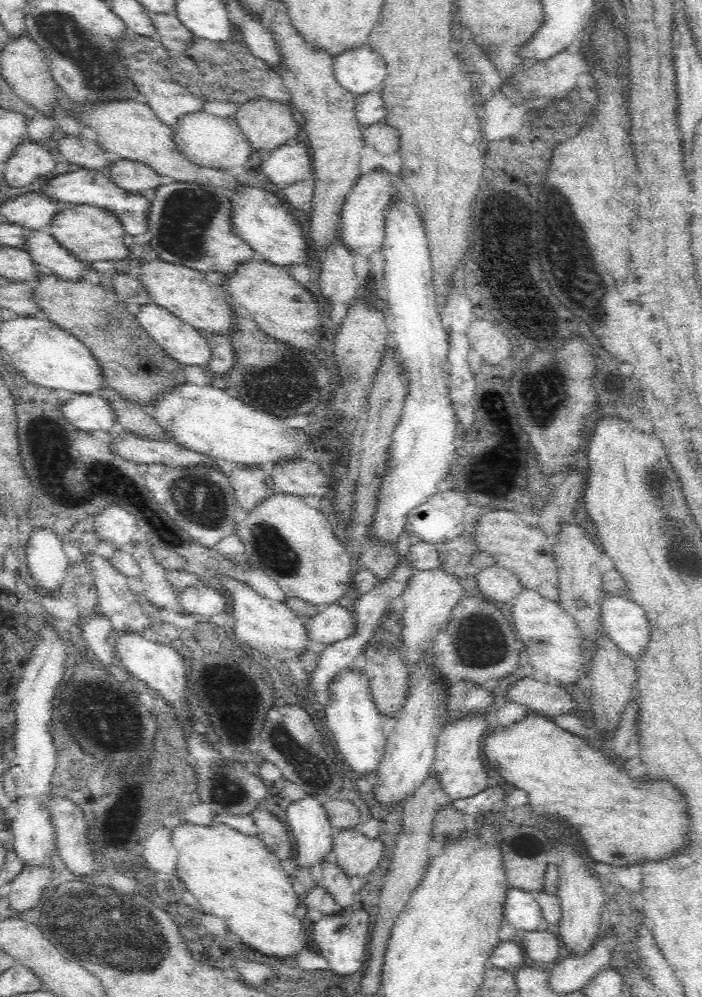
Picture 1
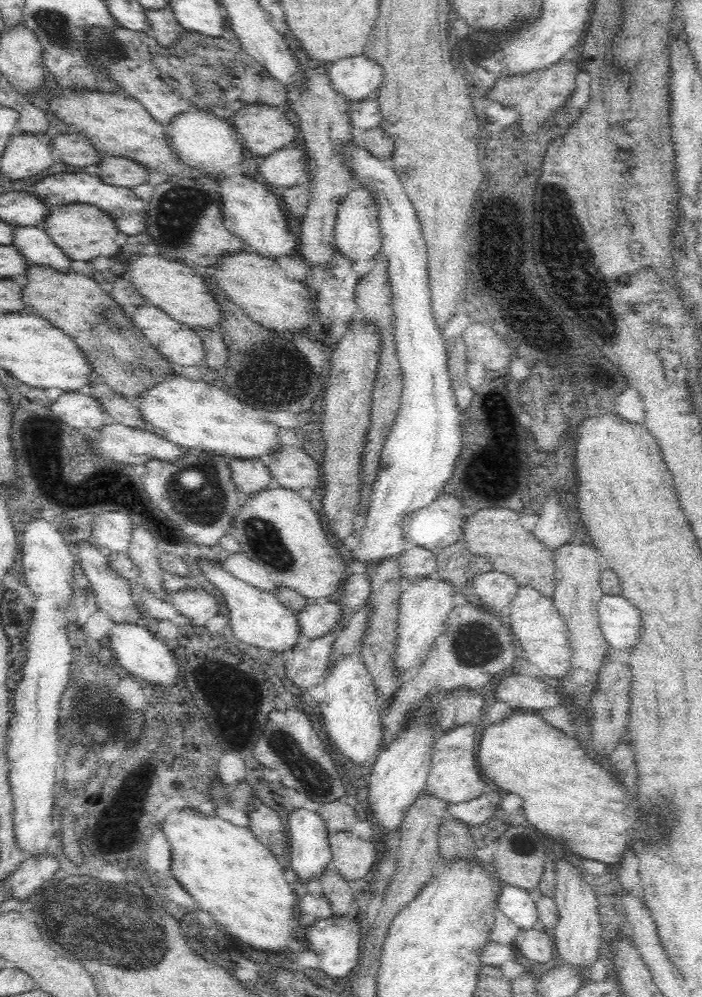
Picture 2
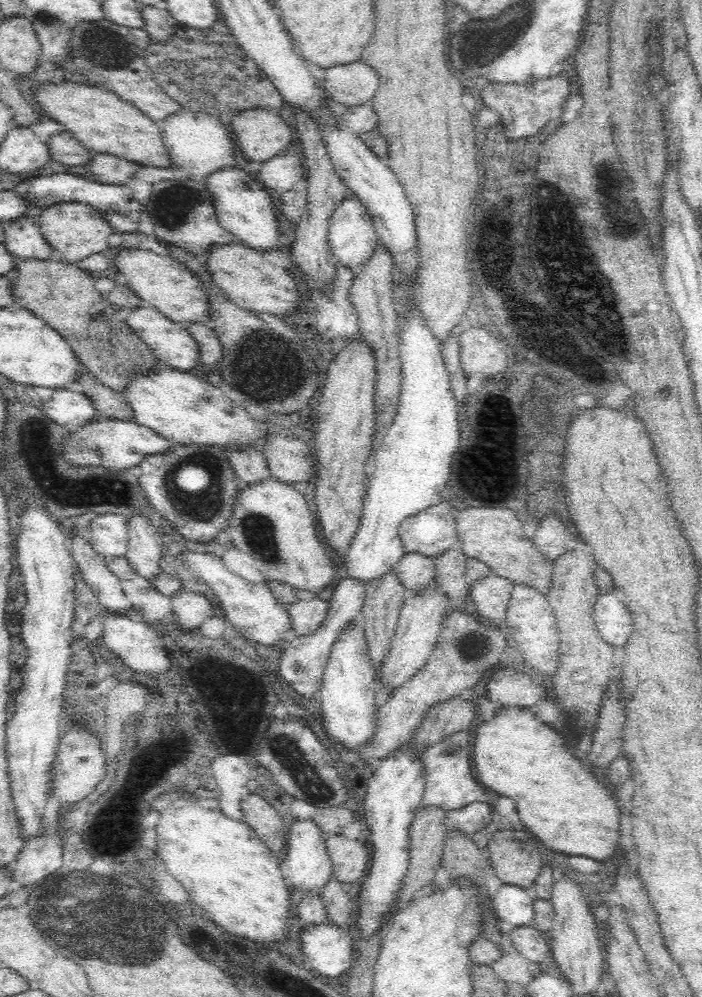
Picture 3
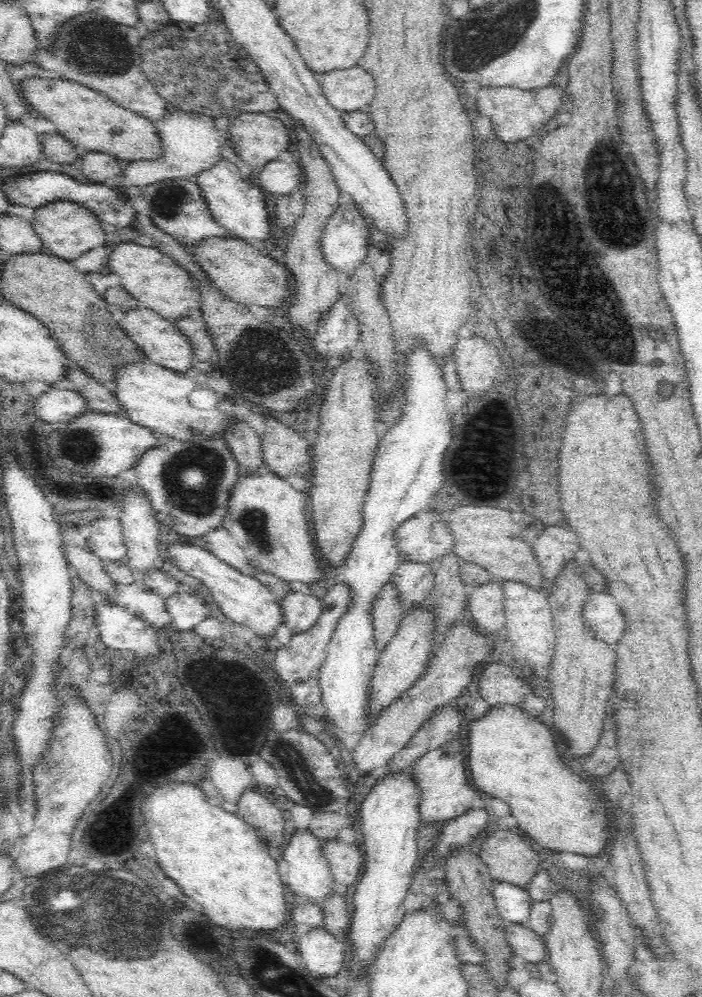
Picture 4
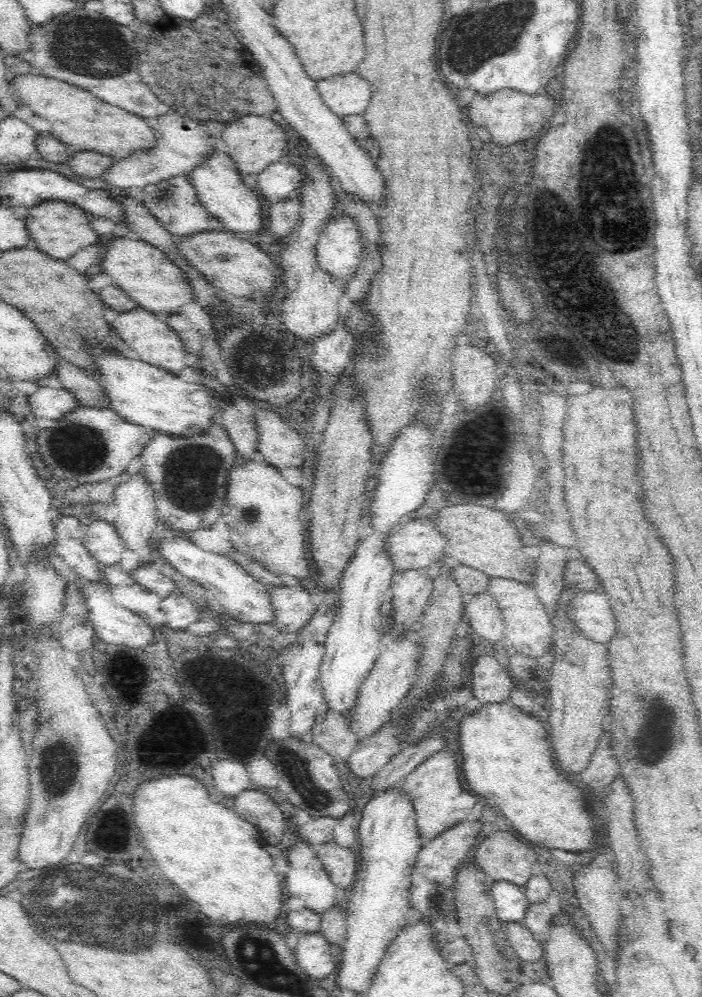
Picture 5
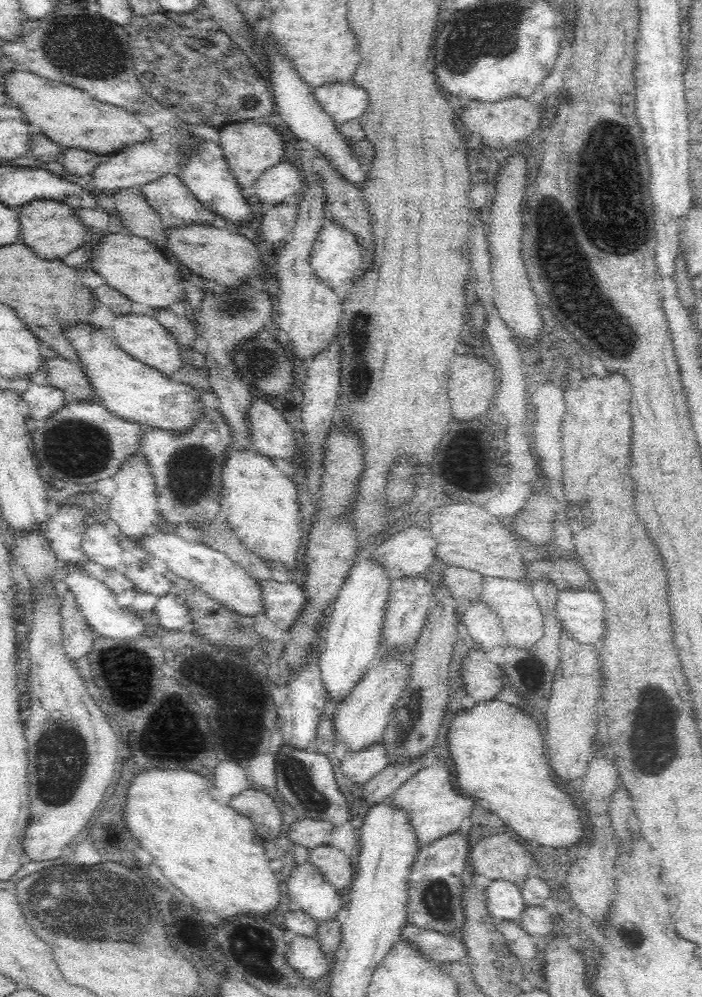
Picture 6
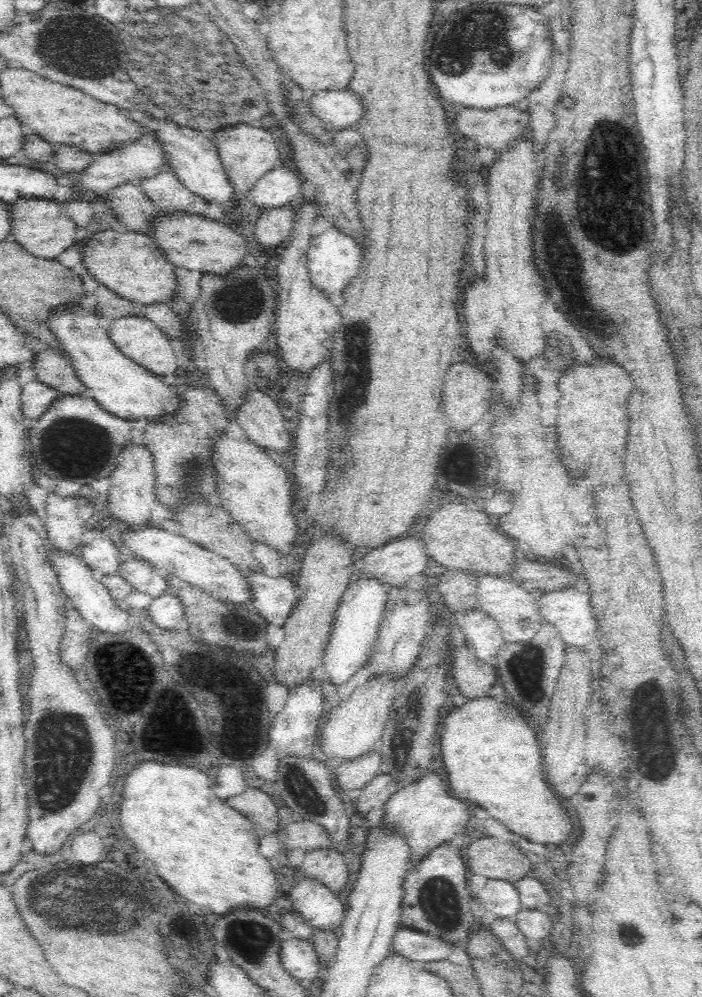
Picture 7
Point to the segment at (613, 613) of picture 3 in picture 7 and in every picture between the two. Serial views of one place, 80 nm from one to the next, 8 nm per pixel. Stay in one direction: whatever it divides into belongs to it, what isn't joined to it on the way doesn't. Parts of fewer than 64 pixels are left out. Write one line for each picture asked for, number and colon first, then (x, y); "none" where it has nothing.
4: (601, 615)
5: (591, 613)
6: (581, 612)
7: (569, 611)

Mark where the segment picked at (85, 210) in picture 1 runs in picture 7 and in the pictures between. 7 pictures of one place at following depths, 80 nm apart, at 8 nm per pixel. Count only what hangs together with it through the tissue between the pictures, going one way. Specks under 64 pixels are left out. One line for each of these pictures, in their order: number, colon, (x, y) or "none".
2: (81, 231)
3: (73, 230)
4: (65, 229)
5: (58, 229)
6: (49, 228)
7: (39, 225)

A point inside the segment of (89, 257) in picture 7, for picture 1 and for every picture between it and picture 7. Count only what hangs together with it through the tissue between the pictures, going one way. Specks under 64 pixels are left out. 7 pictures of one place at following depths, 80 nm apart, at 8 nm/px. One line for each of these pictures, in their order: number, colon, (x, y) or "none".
1: (186, 293)
2: (172, 286)
3: (161, 282)
4: (156, 282)
5: (140, 270)
6: (134, 266)

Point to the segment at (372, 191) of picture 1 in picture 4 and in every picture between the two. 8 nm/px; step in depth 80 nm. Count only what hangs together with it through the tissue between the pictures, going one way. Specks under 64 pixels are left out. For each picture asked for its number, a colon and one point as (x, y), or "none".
2: (356, 236)
3: (351, 237)
4: (344, 243)

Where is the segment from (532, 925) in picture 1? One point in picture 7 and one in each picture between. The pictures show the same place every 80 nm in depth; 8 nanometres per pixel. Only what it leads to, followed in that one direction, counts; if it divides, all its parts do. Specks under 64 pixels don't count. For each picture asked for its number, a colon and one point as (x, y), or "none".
2: (518, 905)
3: (514, 905)
4: (513, 904)
5: (510, 904)
6: (503, 899)
7: (500, 897)

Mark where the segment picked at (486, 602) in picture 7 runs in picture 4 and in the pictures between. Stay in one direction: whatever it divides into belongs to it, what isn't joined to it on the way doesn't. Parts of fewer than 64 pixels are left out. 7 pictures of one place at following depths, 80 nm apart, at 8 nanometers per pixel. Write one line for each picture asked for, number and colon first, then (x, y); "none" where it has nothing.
4: (529, 633)
5: (528, 631)
6: (513, 601)

